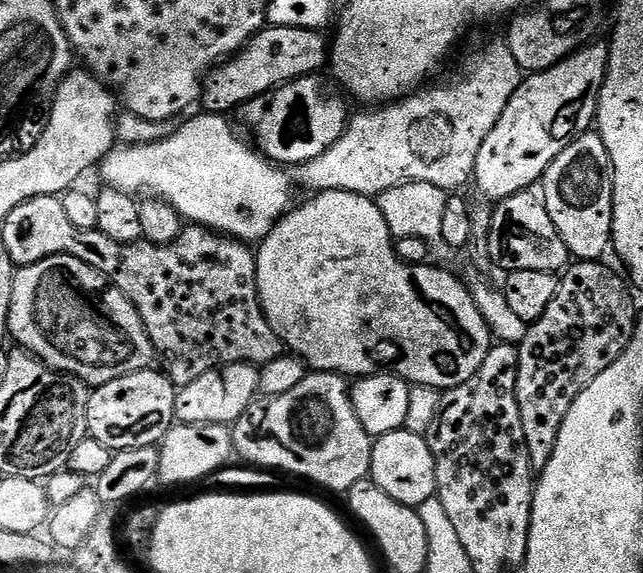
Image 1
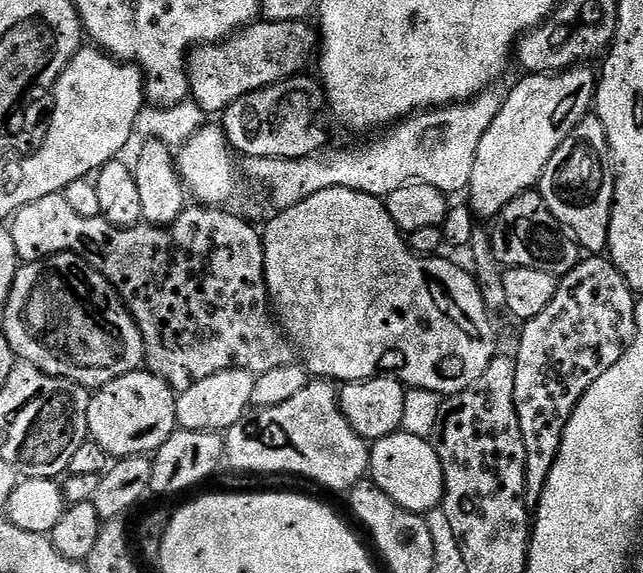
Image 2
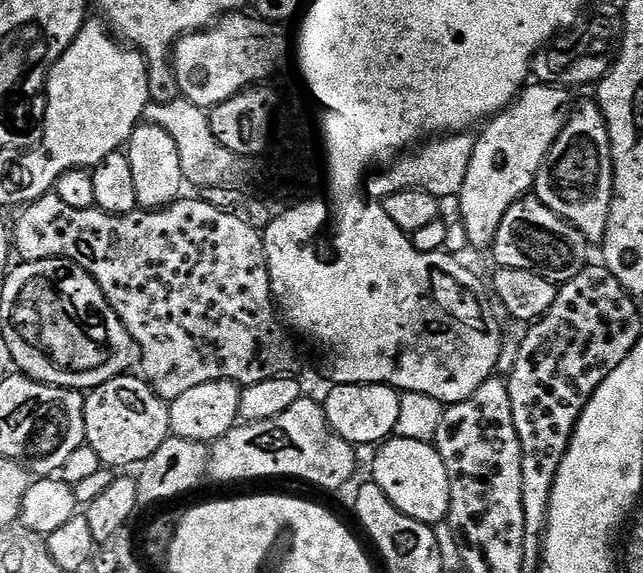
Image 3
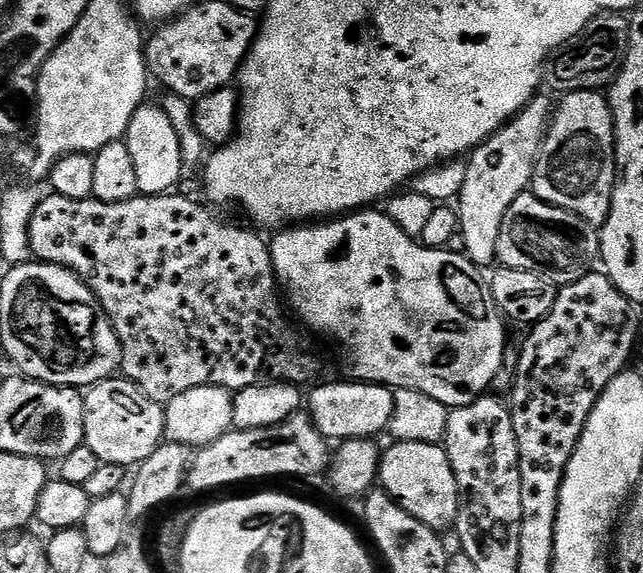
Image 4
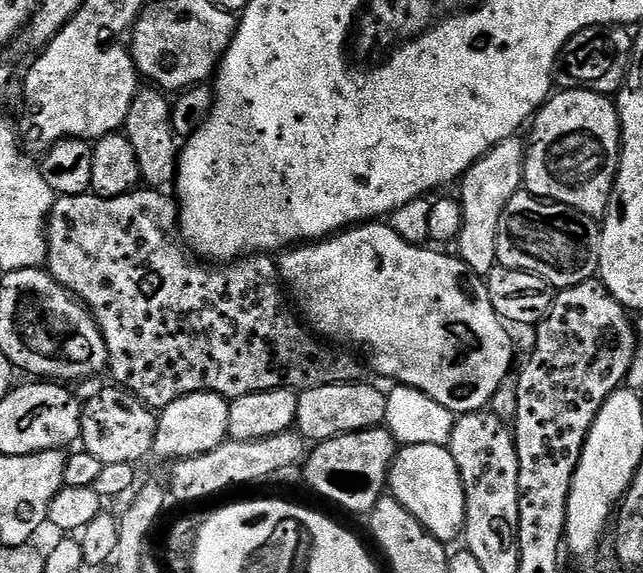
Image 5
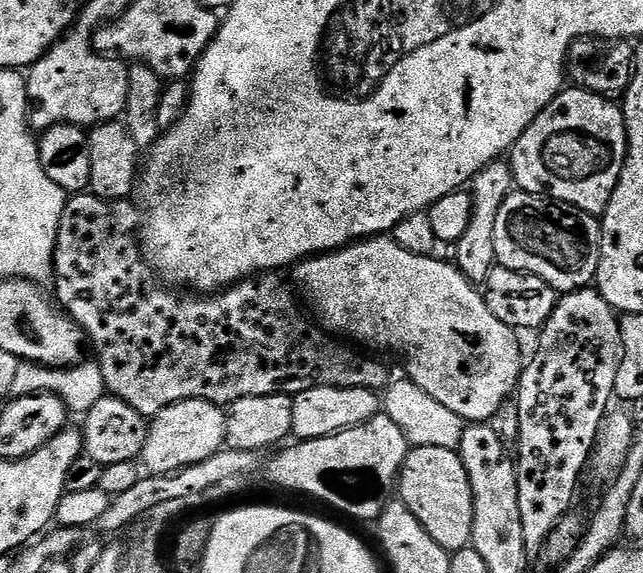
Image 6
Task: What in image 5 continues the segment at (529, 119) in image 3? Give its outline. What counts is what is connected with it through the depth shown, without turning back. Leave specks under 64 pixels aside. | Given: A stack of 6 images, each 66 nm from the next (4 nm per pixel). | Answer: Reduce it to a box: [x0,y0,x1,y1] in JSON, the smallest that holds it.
[458,135,526,277]

